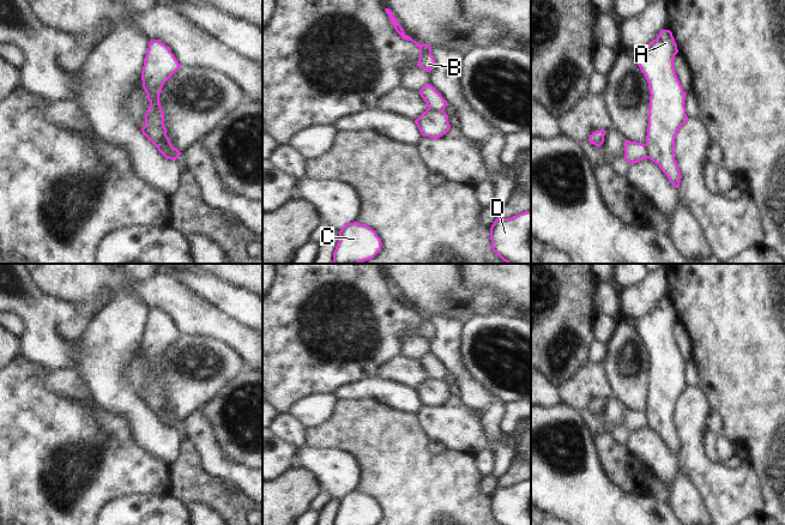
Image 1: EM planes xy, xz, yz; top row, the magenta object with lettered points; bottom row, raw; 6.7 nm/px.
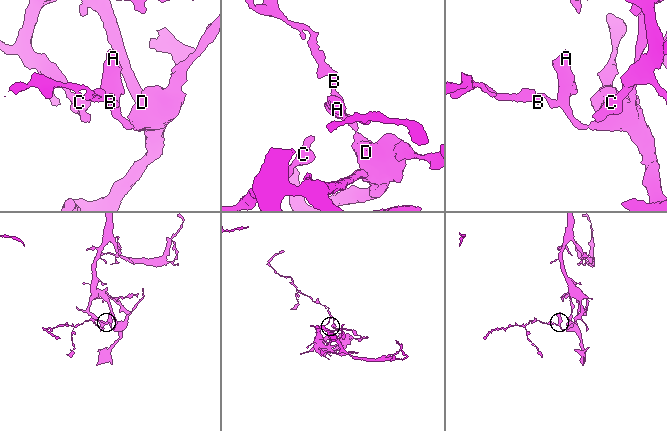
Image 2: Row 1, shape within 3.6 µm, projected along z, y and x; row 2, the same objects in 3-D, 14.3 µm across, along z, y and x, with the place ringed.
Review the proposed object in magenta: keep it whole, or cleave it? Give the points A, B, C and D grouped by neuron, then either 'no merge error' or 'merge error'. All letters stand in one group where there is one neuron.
A C D / B | merge error

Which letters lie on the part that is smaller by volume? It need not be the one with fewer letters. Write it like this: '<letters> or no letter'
B

